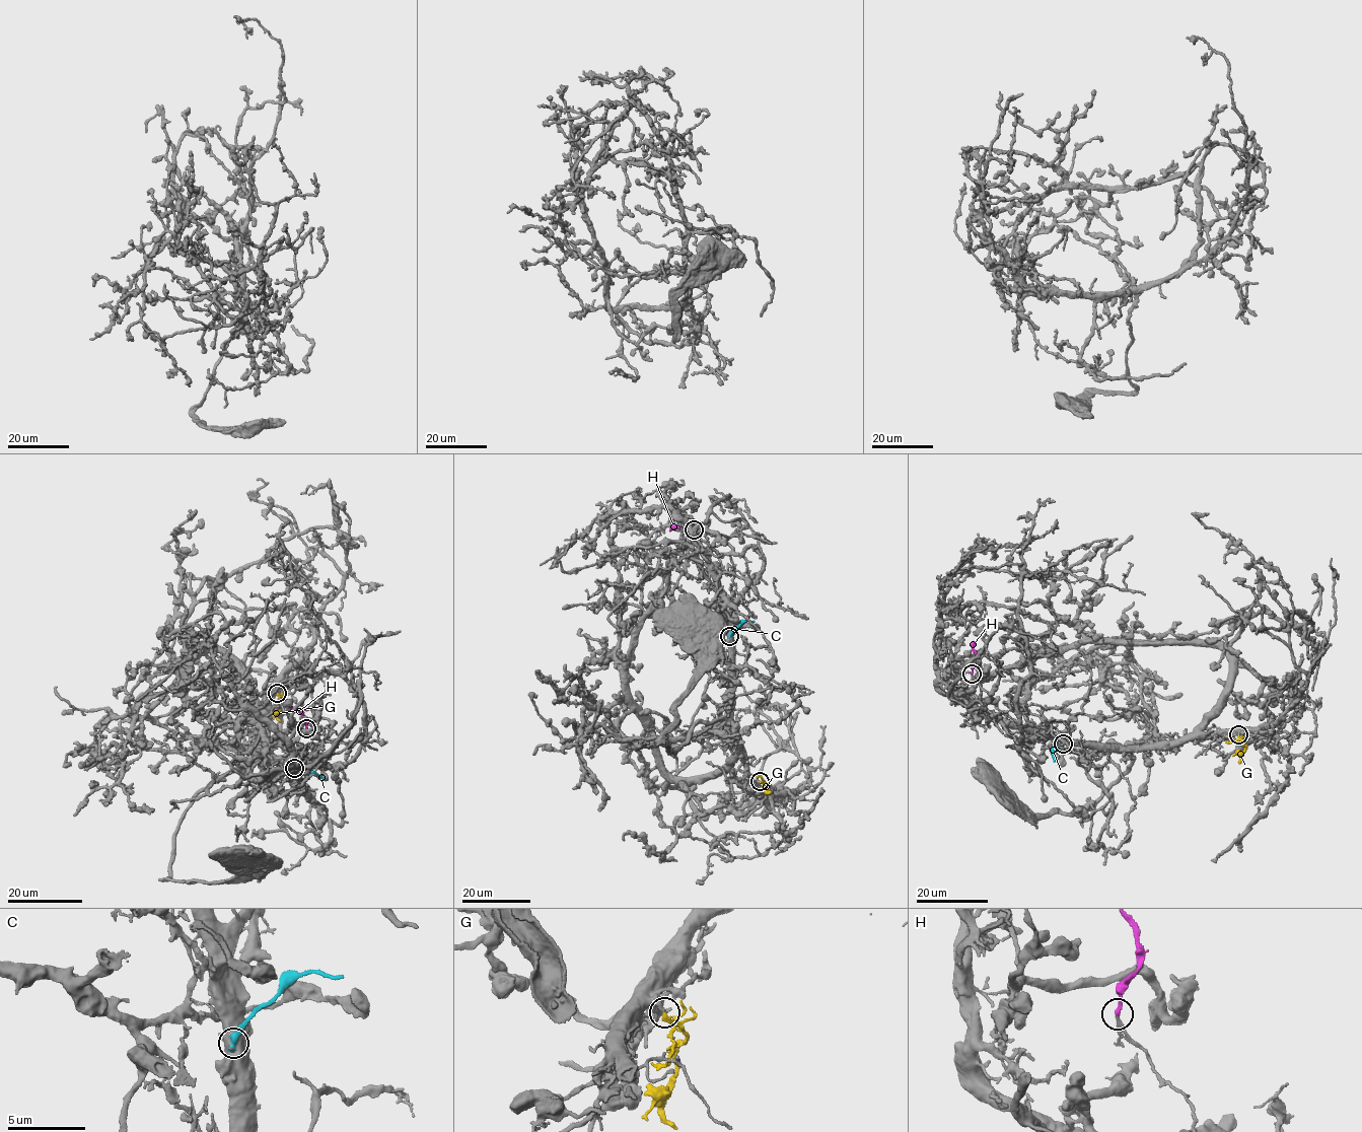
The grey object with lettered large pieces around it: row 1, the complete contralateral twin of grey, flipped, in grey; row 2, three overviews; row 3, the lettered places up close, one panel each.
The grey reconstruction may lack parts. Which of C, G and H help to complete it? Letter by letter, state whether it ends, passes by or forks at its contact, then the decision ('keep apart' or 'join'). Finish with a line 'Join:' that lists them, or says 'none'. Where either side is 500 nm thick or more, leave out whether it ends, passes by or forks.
C: keep apart
G: it ends there; join
H: it ends there; join
Join: G, H

